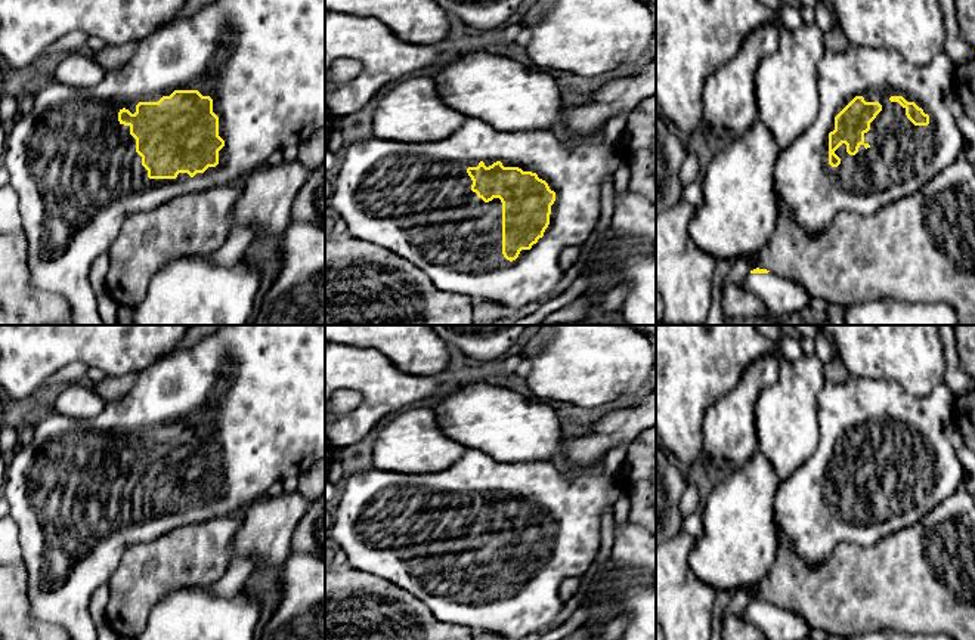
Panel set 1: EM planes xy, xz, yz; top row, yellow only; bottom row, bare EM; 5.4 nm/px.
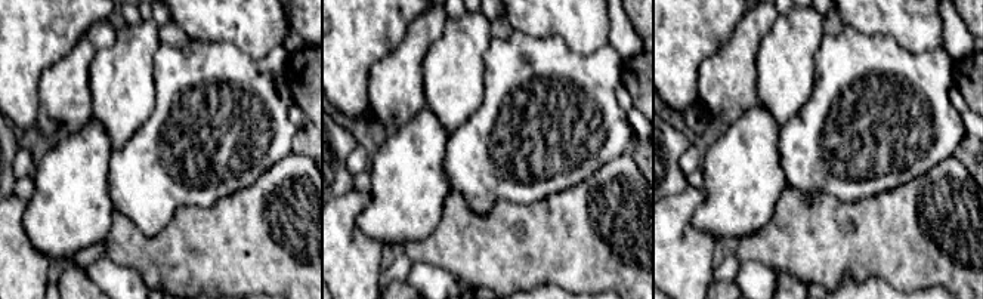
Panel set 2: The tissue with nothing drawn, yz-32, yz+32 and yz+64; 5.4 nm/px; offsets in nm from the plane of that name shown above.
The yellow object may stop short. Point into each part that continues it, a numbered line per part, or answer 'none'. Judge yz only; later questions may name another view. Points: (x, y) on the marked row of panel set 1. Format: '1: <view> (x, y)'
1: yz (903, 157)

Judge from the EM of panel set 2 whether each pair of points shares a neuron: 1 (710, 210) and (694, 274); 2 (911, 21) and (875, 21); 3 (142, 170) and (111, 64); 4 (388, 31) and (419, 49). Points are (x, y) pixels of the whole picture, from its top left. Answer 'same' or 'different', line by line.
1: different
2: same
3: different
4: different

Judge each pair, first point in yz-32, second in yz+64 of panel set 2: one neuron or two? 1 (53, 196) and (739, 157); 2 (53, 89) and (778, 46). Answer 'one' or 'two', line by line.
1: one
2: two

